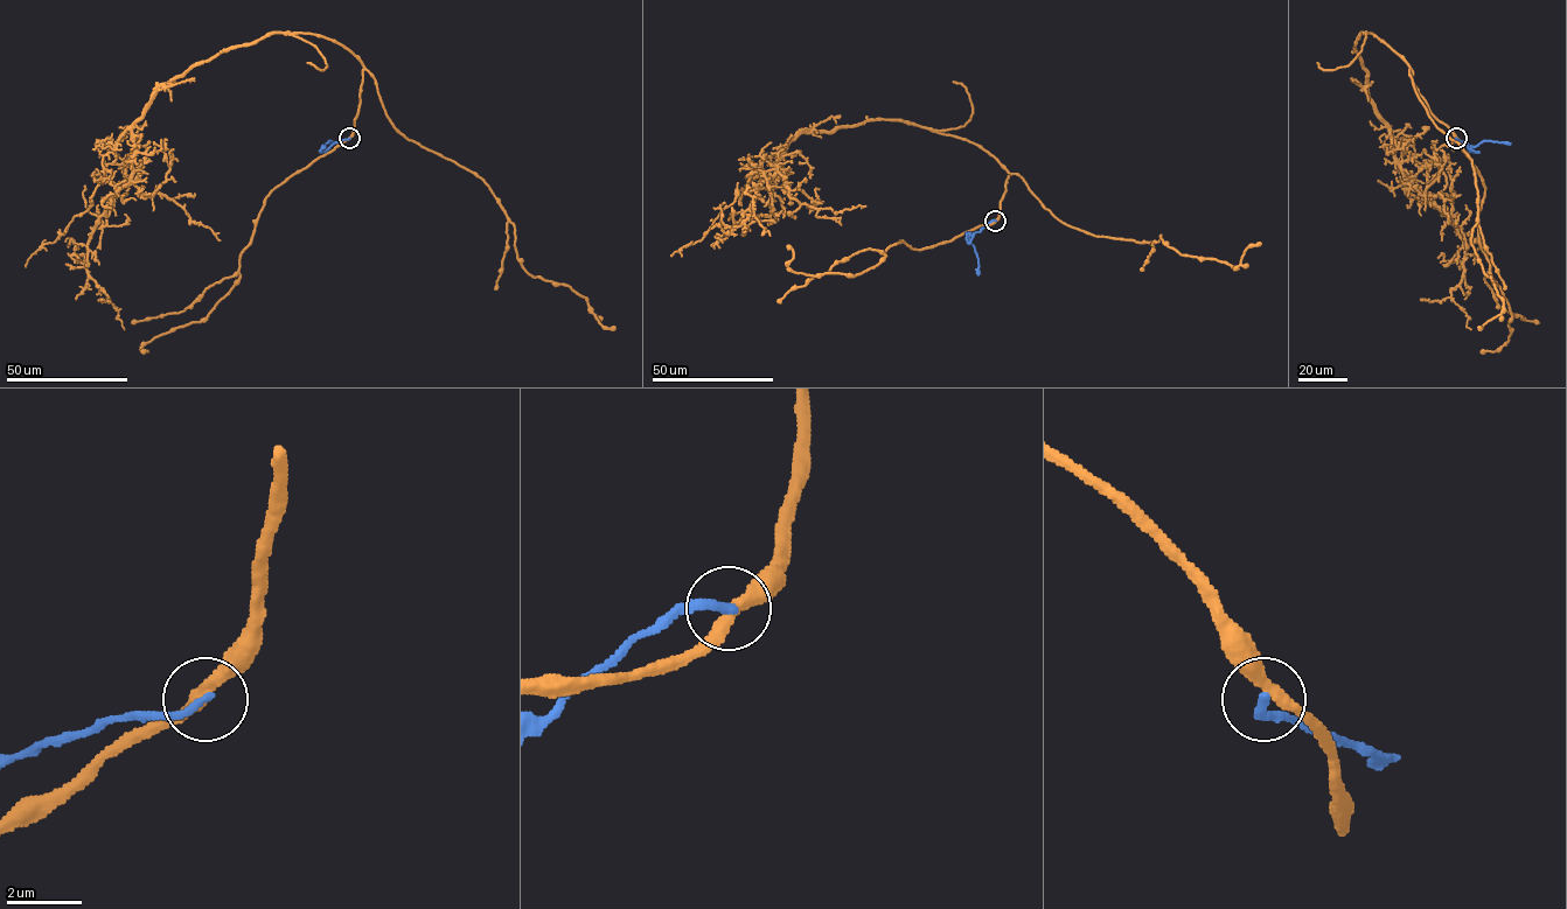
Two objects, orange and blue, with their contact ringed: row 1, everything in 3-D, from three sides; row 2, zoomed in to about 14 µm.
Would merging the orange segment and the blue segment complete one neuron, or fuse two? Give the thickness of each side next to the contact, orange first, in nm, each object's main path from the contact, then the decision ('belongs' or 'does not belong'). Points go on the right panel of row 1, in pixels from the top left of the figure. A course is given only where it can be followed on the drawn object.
calibres 340 and 240 nm; course orange (1456, 138), (1408, 65), (1362, 33), (1355, 51), (1393, 159), (1463, 242), (1450, 296), (1471, 329); course blue (1456, 138), (1478, 152), (1474, 152), (1468, 149), (1484, 140), (1511, 142); does not belong

